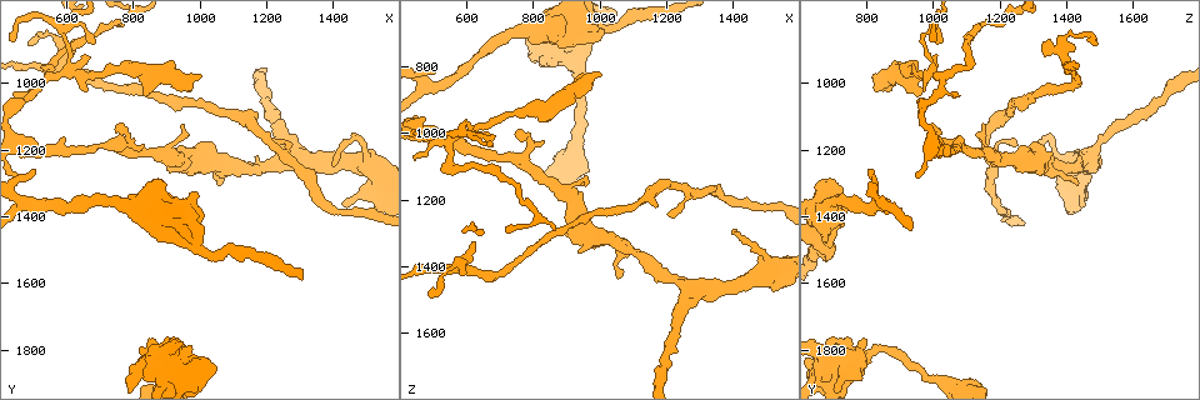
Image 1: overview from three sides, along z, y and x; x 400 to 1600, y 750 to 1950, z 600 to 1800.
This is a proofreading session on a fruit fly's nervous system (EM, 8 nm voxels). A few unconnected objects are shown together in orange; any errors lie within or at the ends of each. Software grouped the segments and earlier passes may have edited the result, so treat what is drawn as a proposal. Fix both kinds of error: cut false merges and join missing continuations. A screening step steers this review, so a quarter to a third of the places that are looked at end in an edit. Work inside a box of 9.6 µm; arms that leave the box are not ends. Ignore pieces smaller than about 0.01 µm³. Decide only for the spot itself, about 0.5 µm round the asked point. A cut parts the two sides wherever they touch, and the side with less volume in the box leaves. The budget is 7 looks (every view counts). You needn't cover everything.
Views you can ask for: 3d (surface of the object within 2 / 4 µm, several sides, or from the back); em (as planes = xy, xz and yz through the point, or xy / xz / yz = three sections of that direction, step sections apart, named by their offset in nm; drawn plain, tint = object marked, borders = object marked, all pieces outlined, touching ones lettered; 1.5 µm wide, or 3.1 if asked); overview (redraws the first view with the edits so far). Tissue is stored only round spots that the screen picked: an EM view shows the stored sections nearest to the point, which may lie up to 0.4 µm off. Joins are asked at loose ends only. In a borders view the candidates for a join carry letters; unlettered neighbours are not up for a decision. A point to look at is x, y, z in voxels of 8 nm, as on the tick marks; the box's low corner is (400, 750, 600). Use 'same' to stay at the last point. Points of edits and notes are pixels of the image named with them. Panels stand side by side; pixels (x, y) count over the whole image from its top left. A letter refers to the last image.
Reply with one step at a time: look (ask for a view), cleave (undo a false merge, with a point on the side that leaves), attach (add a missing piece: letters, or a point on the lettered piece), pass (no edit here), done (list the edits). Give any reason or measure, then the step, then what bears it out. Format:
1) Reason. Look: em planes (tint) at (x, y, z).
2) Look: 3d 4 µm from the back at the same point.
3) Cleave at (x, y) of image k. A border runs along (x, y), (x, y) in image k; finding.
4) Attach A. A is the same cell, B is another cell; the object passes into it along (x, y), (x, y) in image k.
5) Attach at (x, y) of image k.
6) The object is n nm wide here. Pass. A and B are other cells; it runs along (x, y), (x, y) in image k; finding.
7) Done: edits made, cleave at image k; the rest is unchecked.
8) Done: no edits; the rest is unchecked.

Three arms meet. Look: 3d 2 µm from the back at (590, 850, 990).

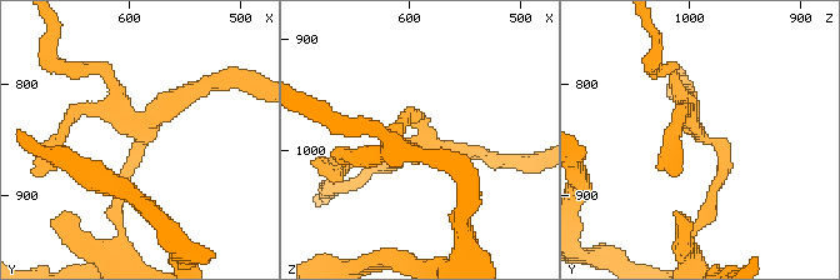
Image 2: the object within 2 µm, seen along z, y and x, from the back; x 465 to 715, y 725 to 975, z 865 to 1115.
Now the EM. Look: em planes (tint) at (588, 844, 994).

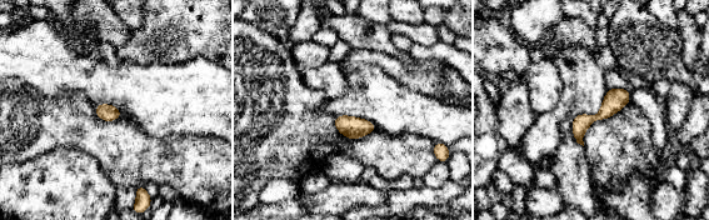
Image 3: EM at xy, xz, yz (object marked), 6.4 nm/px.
What lies round it. Look: em planes (borders) at the same point.

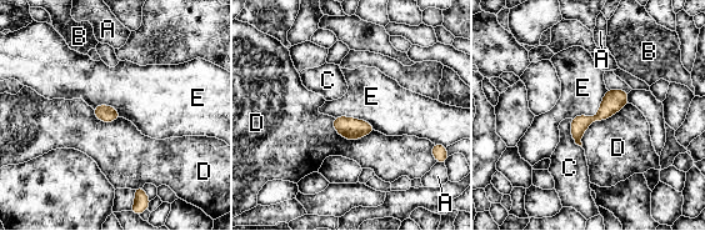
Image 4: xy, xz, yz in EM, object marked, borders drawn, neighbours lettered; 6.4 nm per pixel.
Pass. A, B, C, D and E are other cells; a border runs along (628, 103), (594, 121), (581, 146) in image 4; all the same neuron.

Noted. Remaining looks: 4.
Branch stops here. Look: em xy step 8 (tint) at (1000, 980, 820).

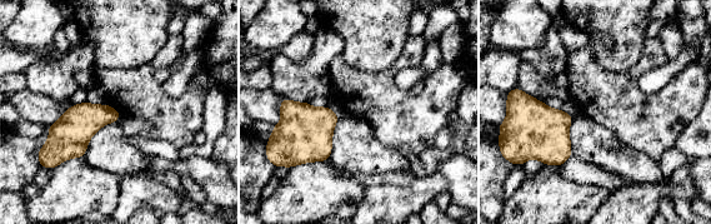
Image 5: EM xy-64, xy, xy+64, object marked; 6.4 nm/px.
Another direction. Look: em planes (borders) at the same point.

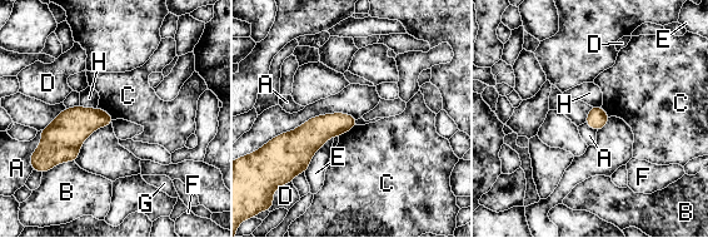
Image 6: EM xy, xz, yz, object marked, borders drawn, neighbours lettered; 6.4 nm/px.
Pass. A, B, C, D, E, F, G and H are other cells; a border runs along (98, 107), (114, 119) in image 6; none of them fits.

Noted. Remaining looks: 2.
Three-way junction. Look: em planes (tint) at (1260, 1220, 1470).

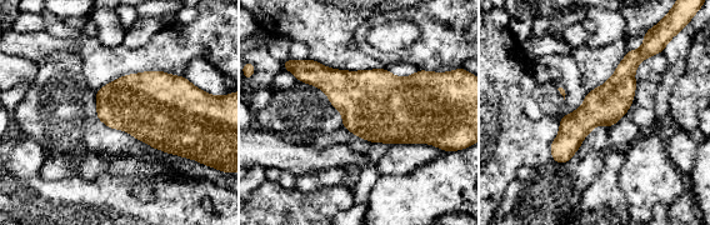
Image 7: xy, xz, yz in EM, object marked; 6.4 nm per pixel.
What lies round it. Look: em planes (borders) at the same point.

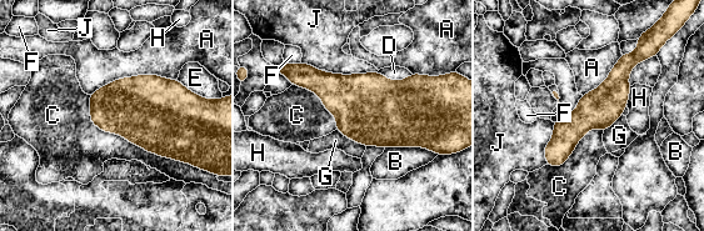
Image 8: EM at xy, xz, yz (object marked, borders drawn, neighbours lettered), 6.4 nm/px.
Pass. A, B, C, D, E, F, G, H and J are other cells; it runs along (637, 55), (549, 161) in image 8; continuous, no second neuron.

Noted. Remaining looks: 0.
Done: no edits; the rest is unchecked.

